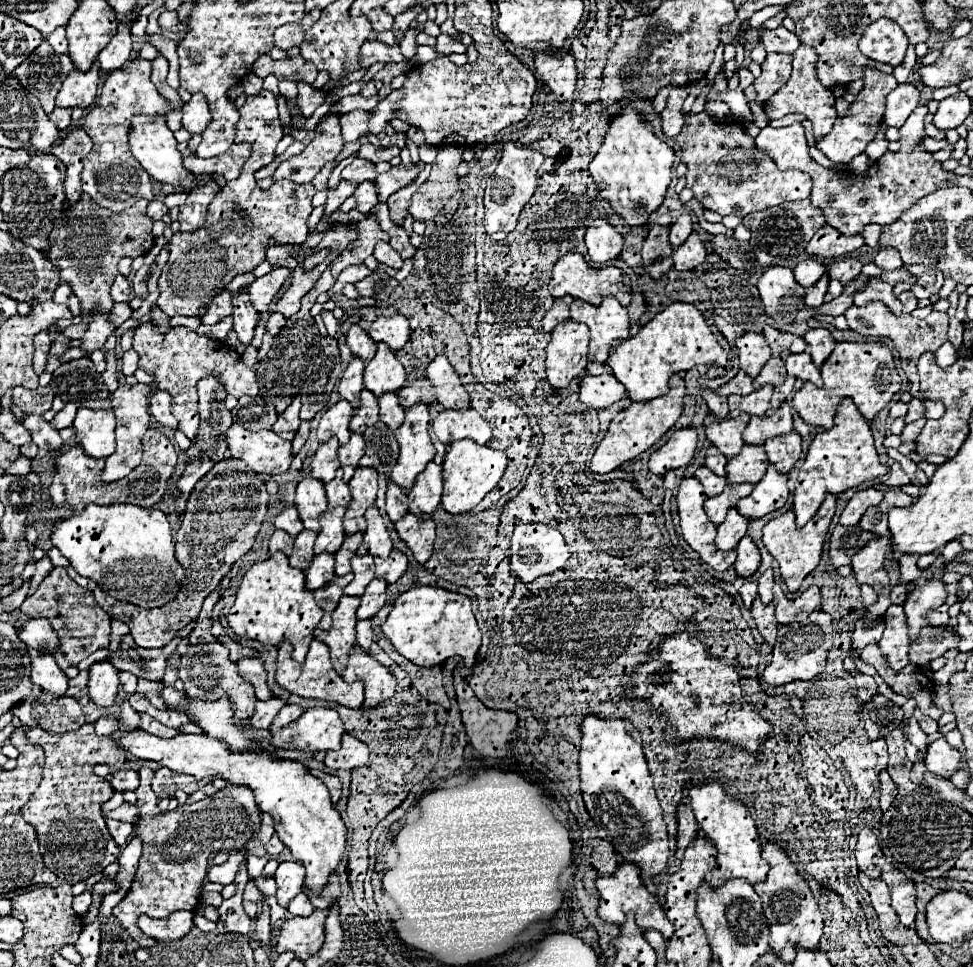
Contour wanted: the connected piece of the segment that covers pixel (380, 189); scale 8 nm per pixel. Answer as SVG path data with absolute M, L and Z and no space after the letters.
M417 163L417 165L411 167L411 169L407 169L405 165L397 165L397 167L393 167L391 171L381 173L381 175L375 179L377 193L379 193L379 201L387 201L395 191L411 185L411 183L417 179L417 175L419 175L421 169L423 169L423 165Z

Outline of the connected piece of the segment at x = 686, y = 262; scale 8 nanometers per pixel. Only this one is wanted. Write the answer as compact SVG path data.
M691 233L691 237L687 237L687 241L675 249L673 261L677 271L693 271L705 261L705 247L699 241L697 233Z

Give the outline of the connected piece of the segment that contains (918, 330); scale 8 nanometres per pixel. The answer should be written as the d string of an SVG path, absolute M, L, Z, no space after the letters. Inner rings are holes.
M871 301L863 307L849 307L845 311L845 319L849 323L849 329L857 331L863 337L889 337L893 341L893 347L901 359L903 371L911 381L911 395L917 397L919 393L919 375L917 375L917 361L925 352L935 353L945 341L947 341L947 331L949 331L949 317L947 313L933 311L925 319L915 319L911 315L893 315L881 301Z

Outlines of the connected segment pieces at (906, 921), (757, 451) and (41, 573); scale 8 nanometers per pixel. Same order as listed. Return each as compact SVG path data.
M899 869L883 871L881 879L891 889L891 907L899 915L901 923L905 927L913 925L915 915L917 915L917 907L915 907L915 883L911 879L907 879L905 873L901 873Z
M745 445L739 457L733 457L727 463L727 483L741 485L741 483L759 483L767 471L767 455L763 445Z
M45 557L45 559L37 561L35 565L37 565L37 573L35 573L35 575L31 579L30 589L27 594L27 597L31 596L37 590L38 586L45 578L45 575L49 575L49 573L51 573L51 569L53 569L53 565L51 565L49 557Z

